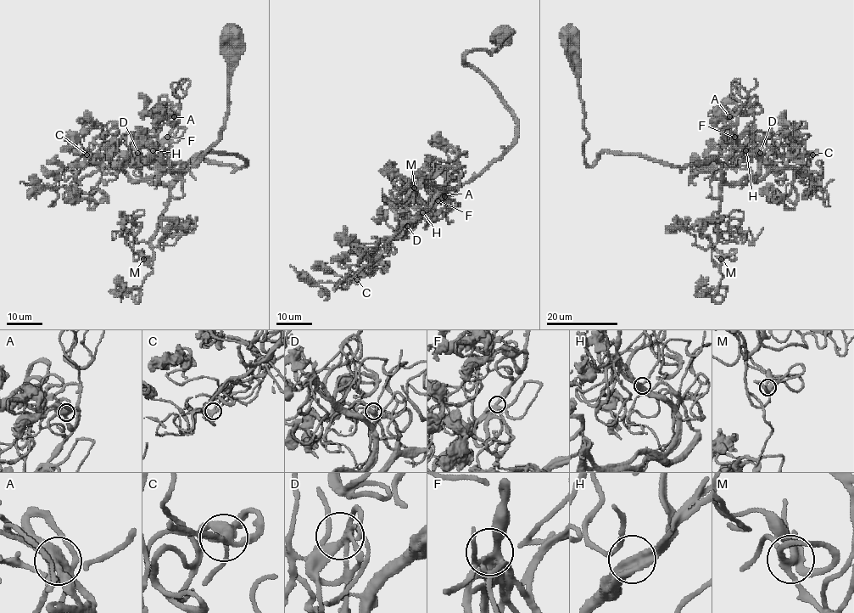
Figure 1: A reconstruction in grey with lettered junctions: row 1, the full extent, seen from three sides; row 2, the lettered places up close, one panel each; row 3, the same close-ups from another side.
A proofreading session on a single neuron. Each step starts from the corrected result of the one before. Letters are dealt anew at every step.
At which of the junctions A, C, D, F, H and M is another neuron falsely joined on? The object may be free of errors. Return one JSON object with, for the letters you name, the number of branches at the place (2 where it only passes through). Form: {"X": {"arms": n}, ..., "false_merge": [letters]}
{"false_merge": []}

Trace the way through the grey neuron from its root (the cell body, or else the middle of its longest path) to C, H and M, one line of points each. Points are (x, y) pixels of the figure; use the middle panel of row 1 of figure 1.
C: (500, 36), (497, 50), (469, 51), (464, 60), (513, 116), (514, 142), (408, 220), (357, 279)
H: (500, 36), (497, 50), (464, 60), (513, 116), (514, 142), (411, 226), (422, 212)
M: (500, 36), (497, 50), (464, 60), (513, 116), (514, 142), (460, 186), (422, 178), (414, 187)

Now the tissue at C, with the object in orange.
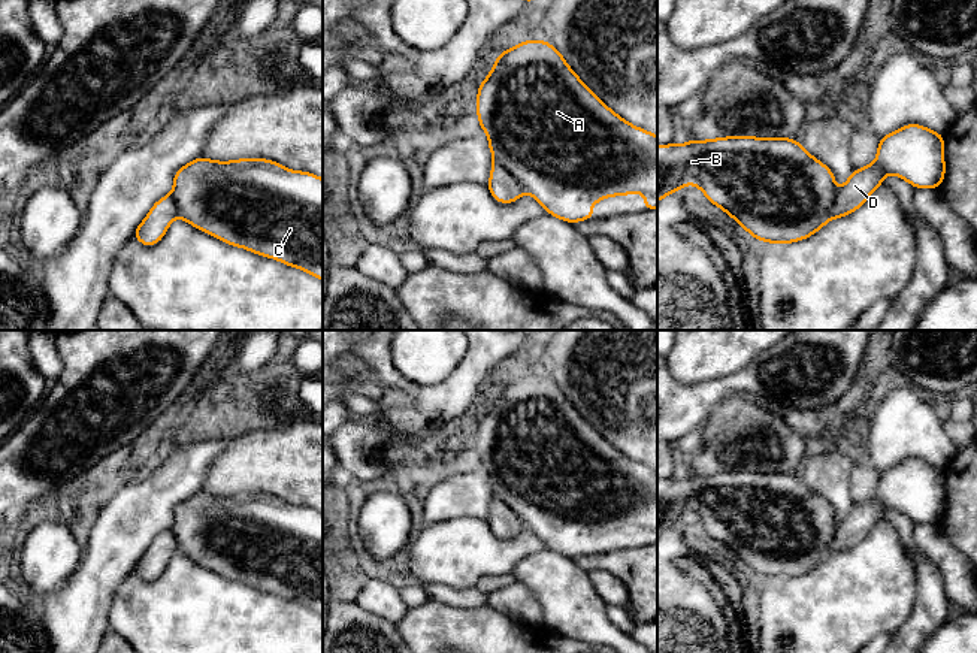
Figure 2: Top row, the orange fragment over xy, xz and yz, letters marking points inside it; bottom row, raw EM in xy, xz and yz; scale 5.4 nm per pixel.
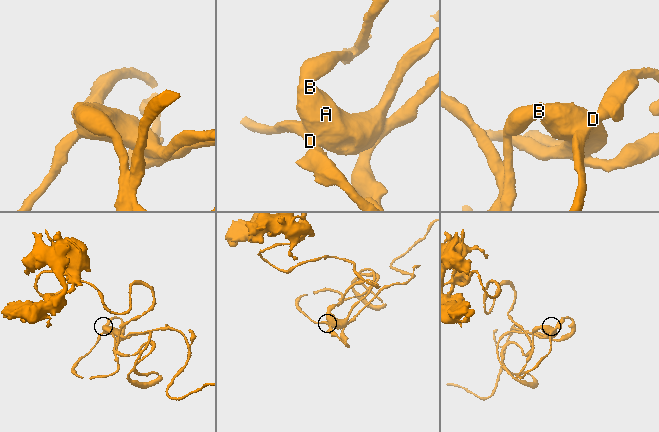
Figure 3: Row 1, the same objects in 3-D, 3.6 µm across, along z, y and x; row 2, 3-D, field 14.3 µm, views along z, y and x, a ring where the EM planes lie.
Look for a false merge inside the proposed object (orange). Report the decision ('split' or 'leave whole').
leave whole

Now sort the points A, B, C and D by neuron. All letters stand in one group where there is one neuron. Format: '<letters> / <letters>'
A B C D

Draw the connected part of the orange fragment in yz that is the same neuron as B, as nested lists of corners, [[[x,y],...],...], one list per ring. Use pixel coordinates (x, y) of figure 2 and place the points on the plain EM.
[[[907,459],[886,469],[878,474],[875,496],[853,504],[840,524],[835,523],[832,505],[799,480],[798,474],[728,471],[690,474],[684,480],[657,480],[657,536],[693,519],[756,575],[778,580],[807,574],[829,554],[855,547],[883,520],[887,508],[905,514],[914,523],[941,523],[946,510],[944,469],[920,459]]]

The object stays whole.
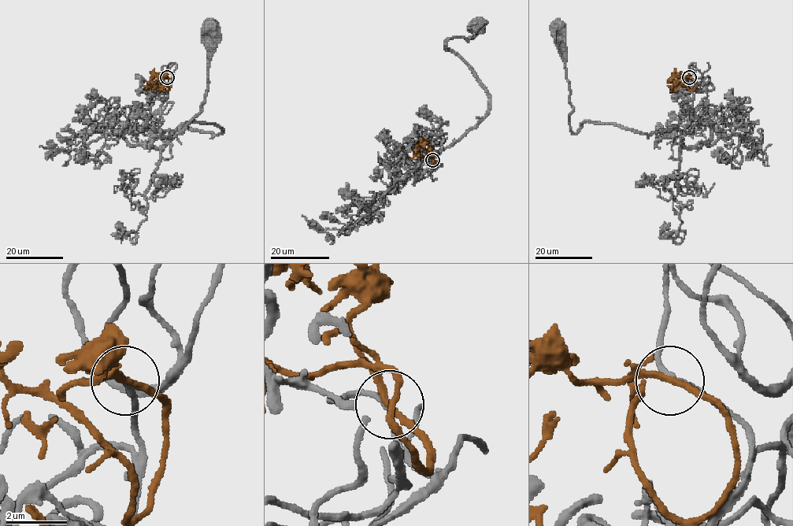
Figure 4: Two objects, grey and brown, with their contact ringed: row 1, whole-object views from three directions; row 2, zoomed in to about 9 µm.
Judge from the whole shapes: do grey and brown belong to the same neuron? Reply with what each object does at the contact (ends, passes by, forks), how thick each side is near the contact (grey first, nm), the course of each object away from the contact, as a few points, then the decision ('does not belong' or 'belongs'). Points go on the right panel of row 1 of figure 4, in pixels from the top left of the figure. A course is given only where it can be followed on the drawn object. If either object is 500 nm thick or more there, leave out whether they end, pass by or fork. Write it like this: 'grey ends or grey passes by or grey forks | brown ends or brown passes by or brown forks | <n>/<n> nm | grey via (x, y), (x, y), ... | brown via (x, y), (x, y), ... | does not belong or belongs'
grey passes by | brown passes by | 150/190 nm | grey via (690, 77), (692, 110), (712, 130), (698, 147), (676, 129), (584, 121), (573, 132), (557, 27) | brown via (690, 77), (673, 77), (668, 82), (672, 75), (674, 85), (670, 91) | does not belong

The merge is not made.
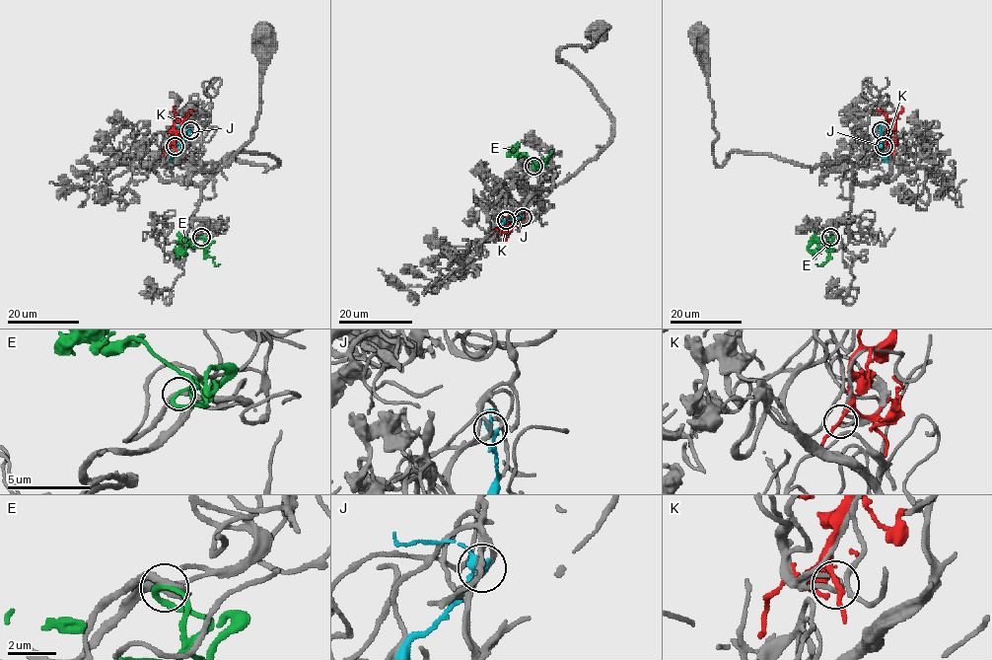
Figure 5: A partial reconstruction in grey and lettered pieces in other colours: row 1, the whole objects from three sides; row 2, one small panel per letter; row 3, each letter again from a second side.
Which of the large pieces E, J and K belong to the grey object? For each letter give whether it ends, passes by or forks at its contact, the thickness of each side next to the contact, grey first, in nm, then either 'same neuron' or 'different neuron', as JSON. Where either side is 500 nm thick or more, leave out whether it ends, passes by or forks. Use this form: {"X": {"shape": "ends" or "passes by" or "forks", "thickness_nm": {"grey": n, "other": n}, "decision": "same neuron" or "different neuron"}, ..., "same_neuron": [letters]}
{"E": {"shape": "passes by", "thickness_nm": {"grey": 280, "other": 200}, "decision": "same neuron"}, "J": {"shape": "passes by", "thickness_nm": {"grey": 200, "other": 320}, "decision": "different neuron"}, "K": {"shape": "passes by", "thickness_nm": {"grey": 190, "other": 200}, "decision": "different neuron"}, "same_neuron": ["E"]}

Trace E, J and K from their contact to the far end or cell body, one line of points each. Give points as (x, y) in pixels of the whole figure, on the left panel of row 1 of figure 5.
E: (201, 237), (204, 239), (202, 248), (194, 248), (185, 240), (183, 252), (175, 247)
J: (190, 131), (175, 149), (170, 161)
K: (175, 146), (177, 130), (175, 106)

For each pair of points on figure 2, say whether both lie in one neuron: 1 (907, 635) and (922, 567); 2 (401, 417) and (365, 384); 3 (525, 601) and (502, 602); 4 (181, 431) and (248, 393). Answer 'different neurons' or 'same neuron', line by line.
1: same neuron
2: same neuron
3: same neuron
4: same neuron

